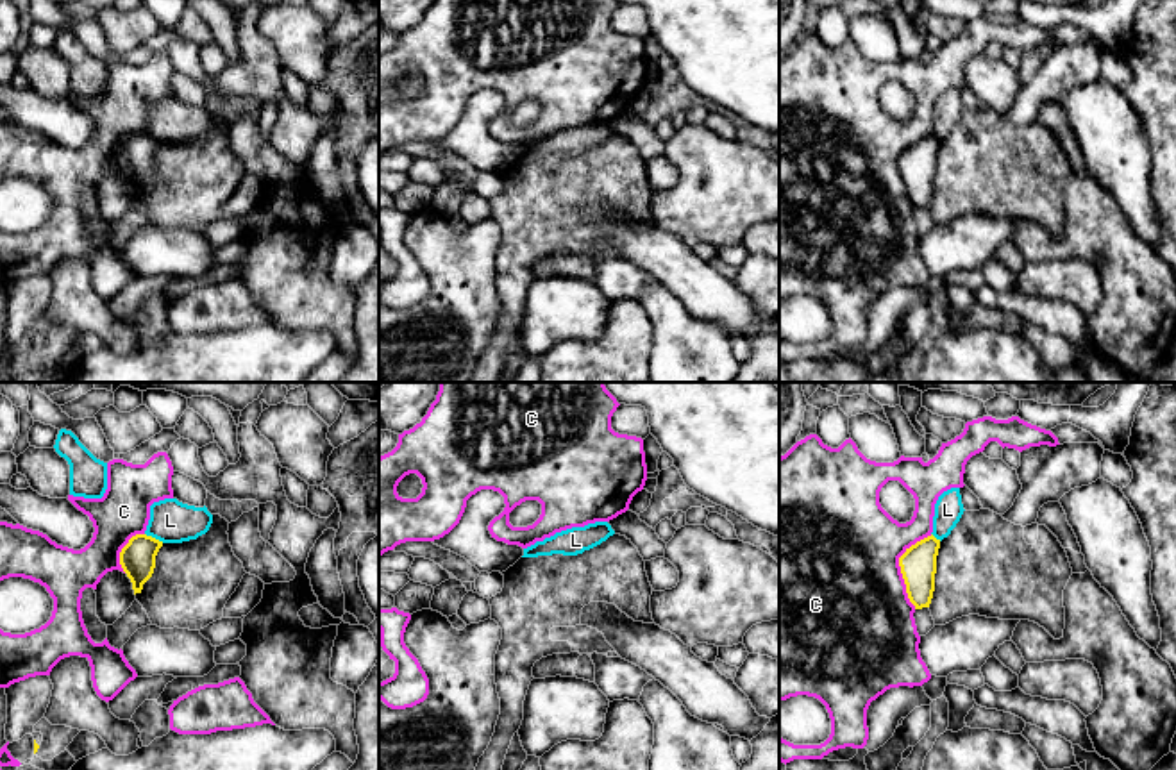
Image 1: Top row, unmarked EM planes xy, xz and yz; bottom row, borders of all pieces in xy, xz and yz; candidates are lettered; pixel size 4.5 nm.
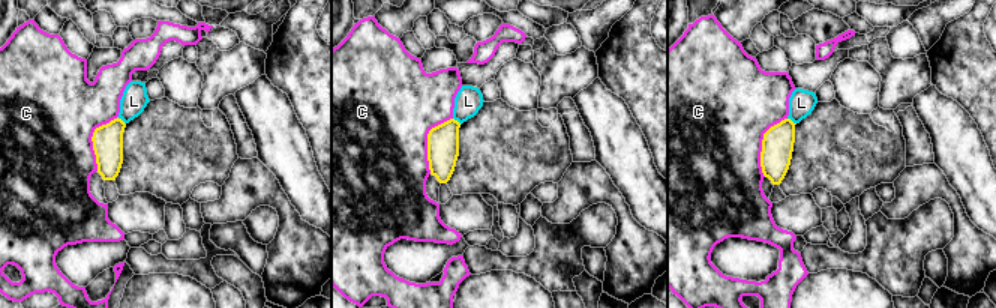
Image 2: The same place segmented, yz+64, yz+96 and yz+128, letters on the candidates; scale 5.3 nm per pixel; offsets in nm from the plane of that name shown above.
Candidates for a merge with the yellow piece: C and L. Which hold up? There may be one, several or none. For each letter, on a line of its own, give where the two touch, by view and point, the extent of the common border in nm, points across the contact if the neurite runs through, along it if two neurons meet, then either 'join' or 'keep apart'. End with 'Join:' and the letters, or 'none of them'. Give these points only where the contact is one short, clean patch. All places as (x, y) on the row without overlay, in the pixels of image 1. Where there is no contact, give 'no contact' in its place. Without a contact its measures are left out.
C: meets yellow in yz at (899, 165); contact 340 nm long; keep apart
L: meets yellow in xy at (154, 138); contact 100 nm long; border along xy (145, 133), (163, 142); keep apart
Join: none of them

